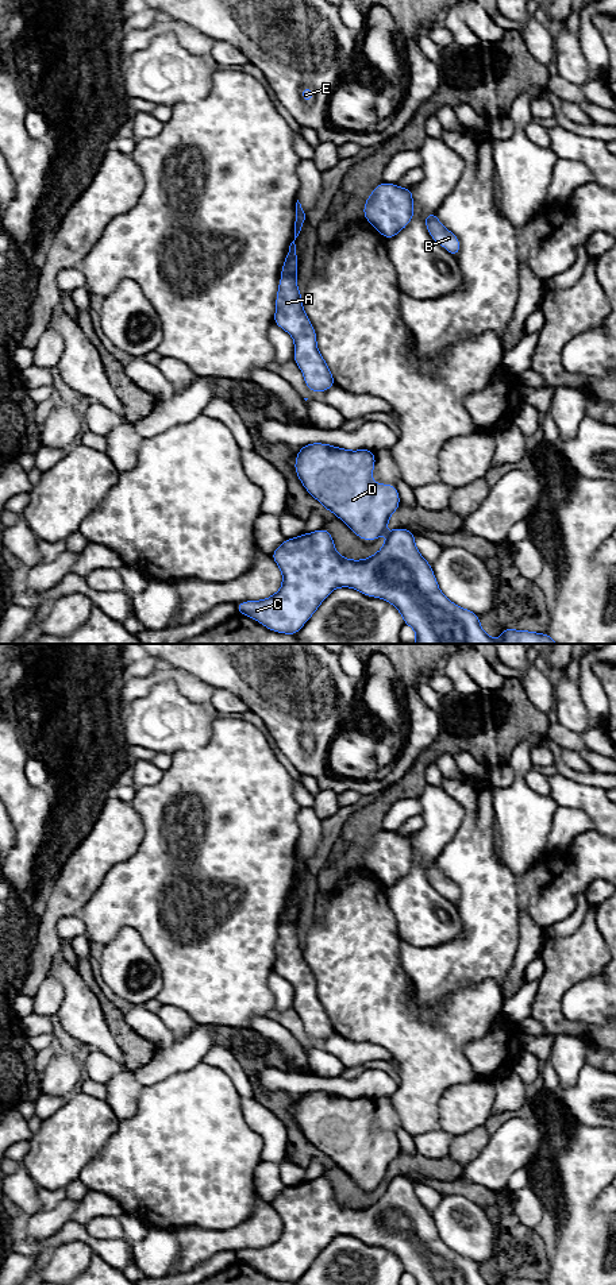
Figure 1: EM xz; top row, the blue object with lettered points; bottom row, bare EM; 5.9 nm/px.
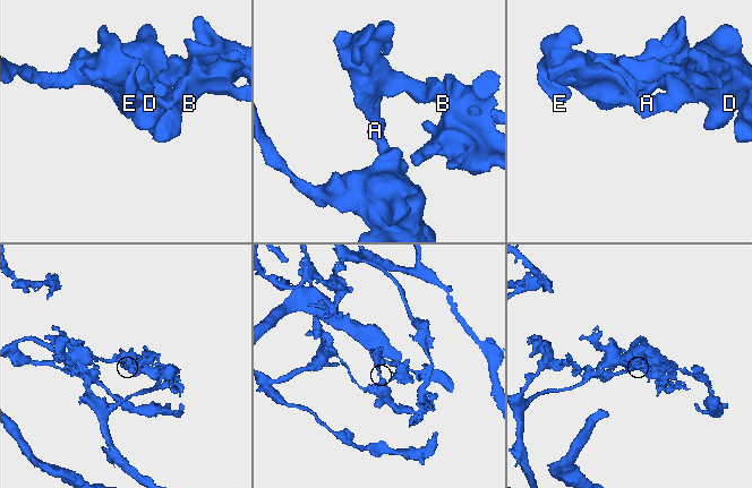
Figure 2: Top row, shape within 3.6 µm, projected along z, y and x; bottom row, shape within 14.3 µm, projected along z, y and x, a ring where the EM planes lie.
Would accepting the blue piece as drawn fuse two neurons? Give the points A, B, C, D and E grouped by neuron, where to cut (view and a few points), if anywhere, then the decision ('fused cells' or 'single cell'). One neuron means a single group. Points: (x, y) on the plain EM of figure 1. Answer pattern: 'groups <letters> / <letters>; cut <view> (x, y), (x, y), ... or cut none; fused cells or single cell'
groups A C D / B E; cut xz (296, 919), (283, 925); fused cells

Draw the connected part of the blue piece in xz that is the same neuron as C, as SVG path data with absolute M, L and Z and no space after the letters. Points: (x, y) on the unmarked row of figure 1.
M324 1176L286 1186L270 1201L282 1220L281 1236L266 1247L236 1251L236 1261L251 1265L273 1280L297 1282L335 1236L350 1235L392 1251L417 1285L490 1285L481 1276L480 1263L443 1243L431 1212L417 1199L415 1181L411 1178L393 1177L384 1195L362 1208L344 1207L335 1199L334 1189Z

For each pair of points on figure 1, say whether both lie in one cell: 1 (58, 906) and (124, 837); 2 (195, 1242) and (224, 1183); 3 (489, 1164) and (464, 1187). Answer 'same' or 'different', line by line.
1: same
2: different
3: different

